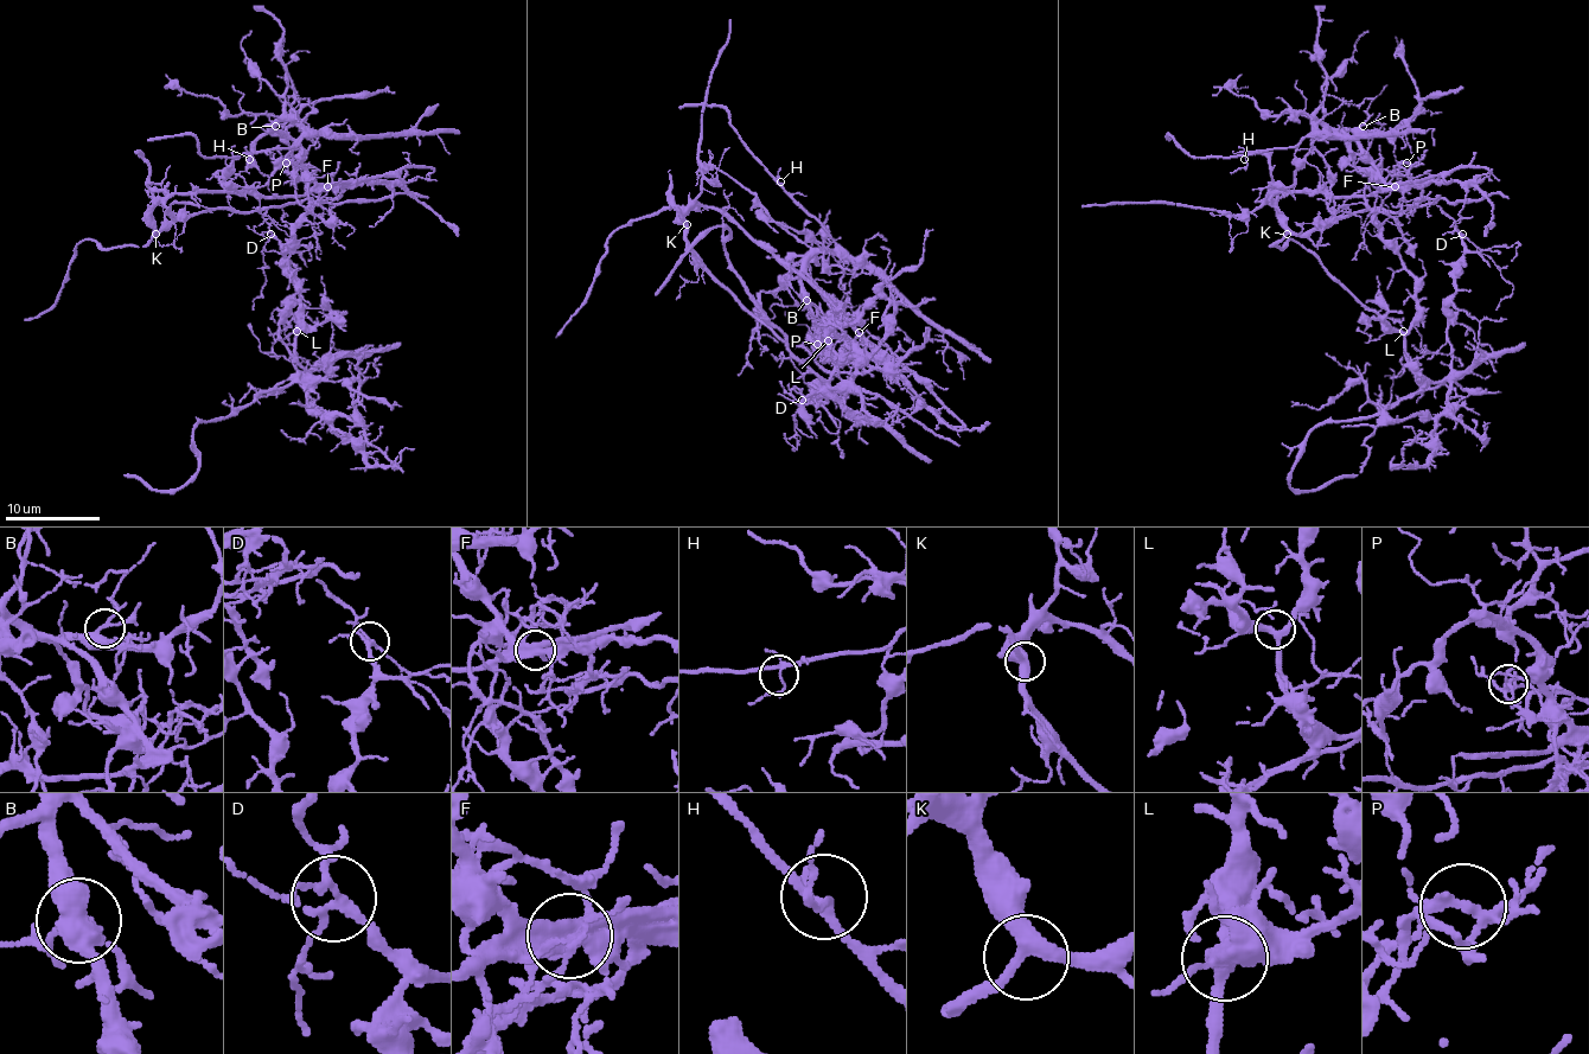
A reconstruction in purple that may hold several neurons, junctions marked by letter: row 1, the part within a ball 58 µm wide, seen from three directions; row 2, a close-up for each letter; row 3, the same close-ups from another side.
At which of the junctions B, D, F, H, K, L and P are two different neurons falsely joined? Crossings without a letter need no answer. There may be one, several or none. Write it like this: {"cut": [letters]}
{"cut": ["F", "P"]}

